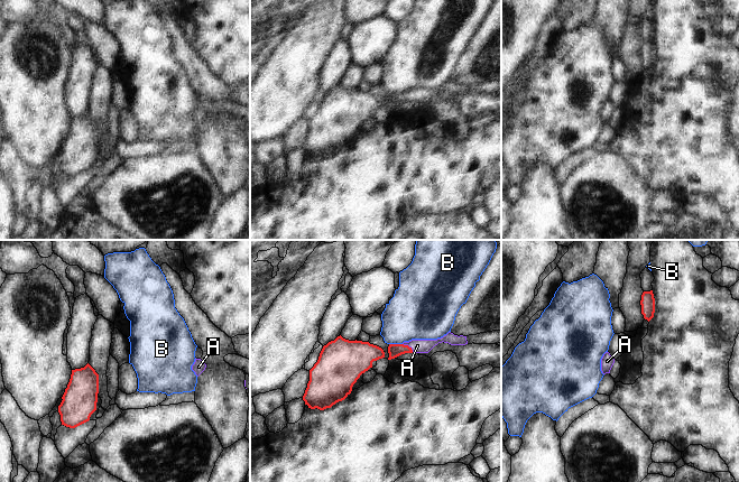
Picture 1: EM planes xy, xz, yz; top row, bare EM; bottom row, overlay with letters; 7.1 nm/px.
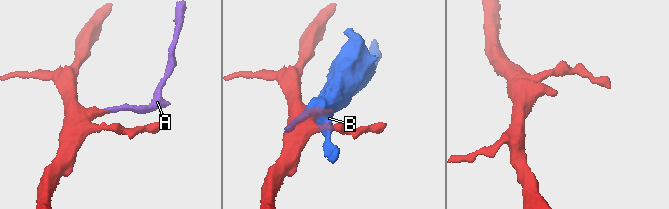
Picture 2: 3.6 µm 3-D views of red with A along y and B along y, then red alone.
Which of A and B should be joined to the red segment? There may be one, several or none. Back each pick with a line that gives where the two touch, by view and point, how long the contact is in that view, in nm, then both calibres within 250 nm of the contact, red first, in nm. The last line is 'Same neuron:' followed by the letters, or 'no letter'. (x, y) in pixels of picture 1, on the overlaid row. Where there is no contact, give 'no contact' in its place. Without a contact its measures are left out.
A: meets red in xz at (408, 346); contact 100 nm long; 100 nm thick on the red side, 100 nm on the other
Same neuron: A

